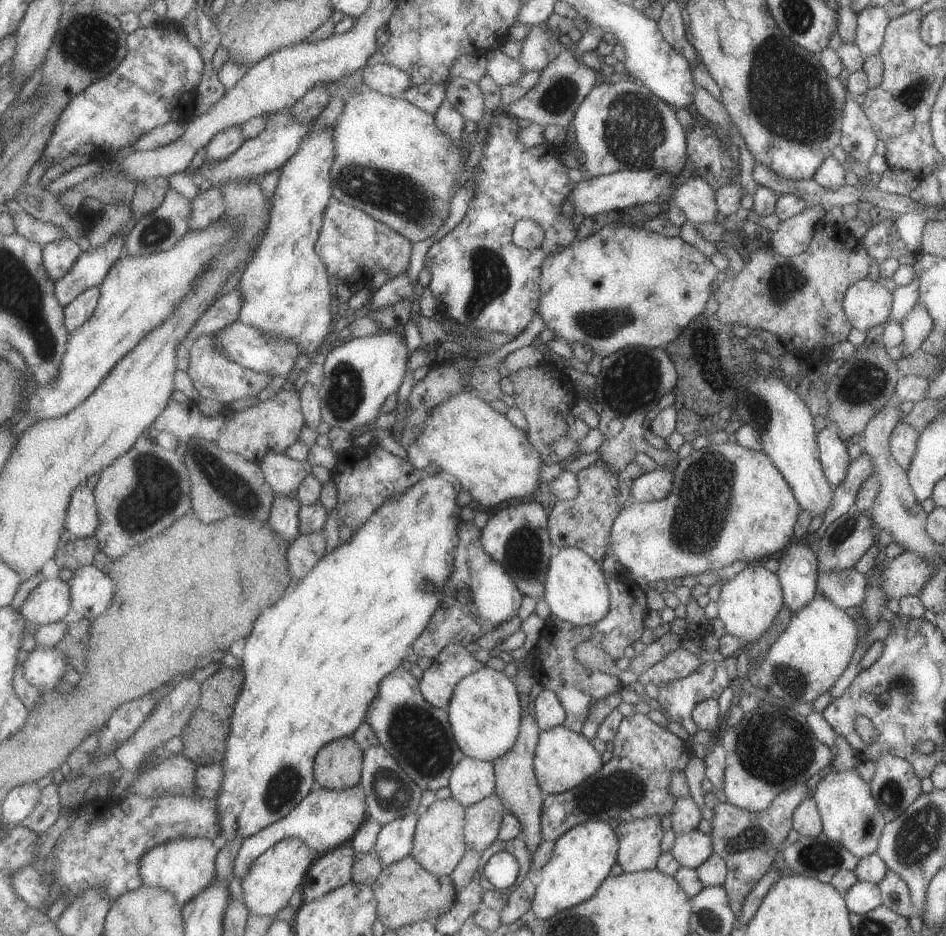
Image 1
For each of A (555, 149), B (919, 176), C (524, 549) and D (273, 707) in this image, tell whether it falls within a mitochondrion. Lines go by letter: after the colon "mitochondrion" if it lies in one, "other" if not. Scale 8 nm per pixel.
A: other
B: other
C: mitochondrion
D: other

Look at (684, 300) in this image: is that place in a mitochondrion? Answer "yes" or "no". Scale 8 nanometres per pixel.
no

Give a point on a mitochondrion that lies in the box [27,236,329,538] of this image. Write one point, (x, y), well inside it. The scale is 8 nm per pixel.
(155, 493)

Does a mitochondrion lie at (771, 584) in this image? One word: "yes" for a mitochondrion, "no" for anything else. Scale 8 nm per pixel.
no

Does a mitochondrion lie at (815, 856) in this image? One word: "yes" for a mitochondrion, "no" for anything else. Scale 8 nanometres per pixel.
yes

